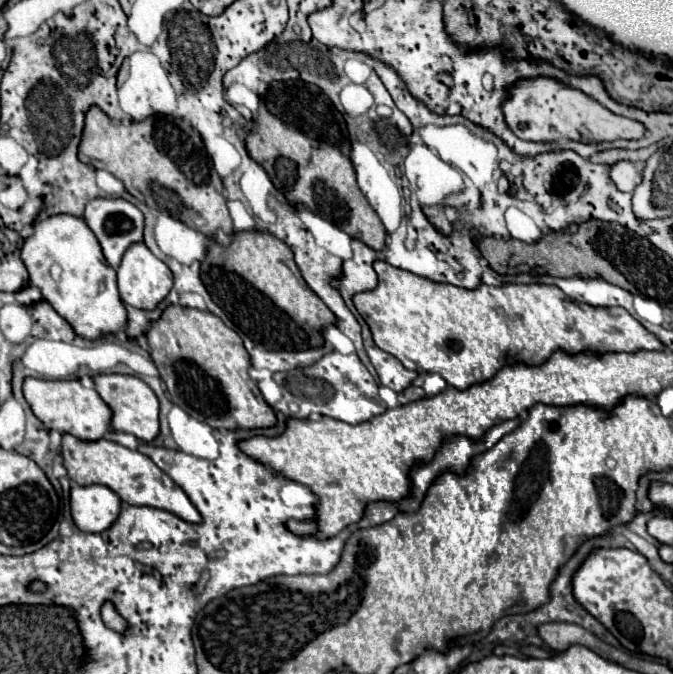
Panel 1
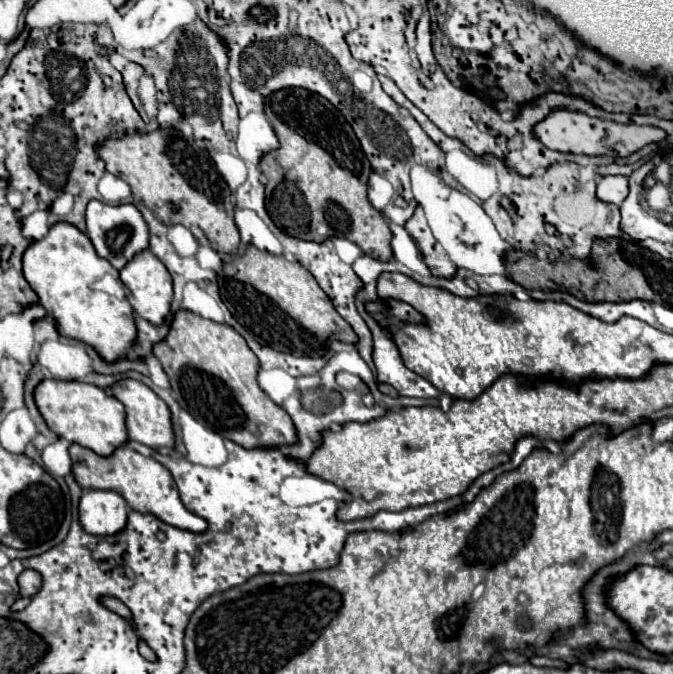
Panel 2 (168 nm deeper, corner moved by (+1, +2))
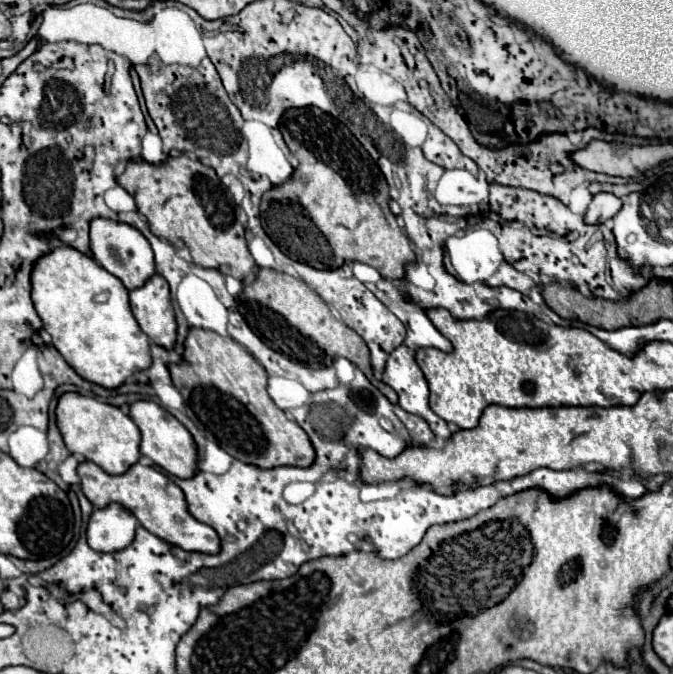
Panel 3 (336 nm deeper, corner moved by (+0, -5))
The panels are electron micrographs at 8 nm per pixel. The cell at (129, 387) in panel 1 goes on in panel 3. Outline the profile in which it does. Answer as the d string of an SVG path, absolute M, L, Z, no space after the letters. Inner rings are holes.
M134 401L130 405L130 419L138 425L140 433L142 433L142 441L140 441L140 453L150 457L158 467L162 467L164 471L168 471L170 475L176 477L192 477L196 473L196 447L194 447L194 439L188 433L188 429L176 419L172 417L162 405L154 403L154 401Z

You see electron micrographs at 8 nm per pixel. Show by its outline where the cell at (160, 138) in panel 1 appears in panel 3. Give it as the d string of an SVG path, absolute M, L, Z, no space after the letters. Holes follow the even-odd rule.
M186 153L170 155L160 165L130 159L116 181L134 195L138 211L148 219L154 235L170 241L176 249L186 249L196 265L214 267L236 279L252 273L254 259L246 247L244 227L236 219L236 203L212 167Z

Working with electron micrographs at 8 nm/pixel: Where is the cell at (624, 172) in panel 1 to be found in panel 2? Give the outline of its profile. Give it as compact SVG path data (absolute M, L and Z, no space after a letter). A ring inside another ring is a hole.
M603 176L597 184L597 198L607 204L621 204L629 194L629 182L625 176Z

